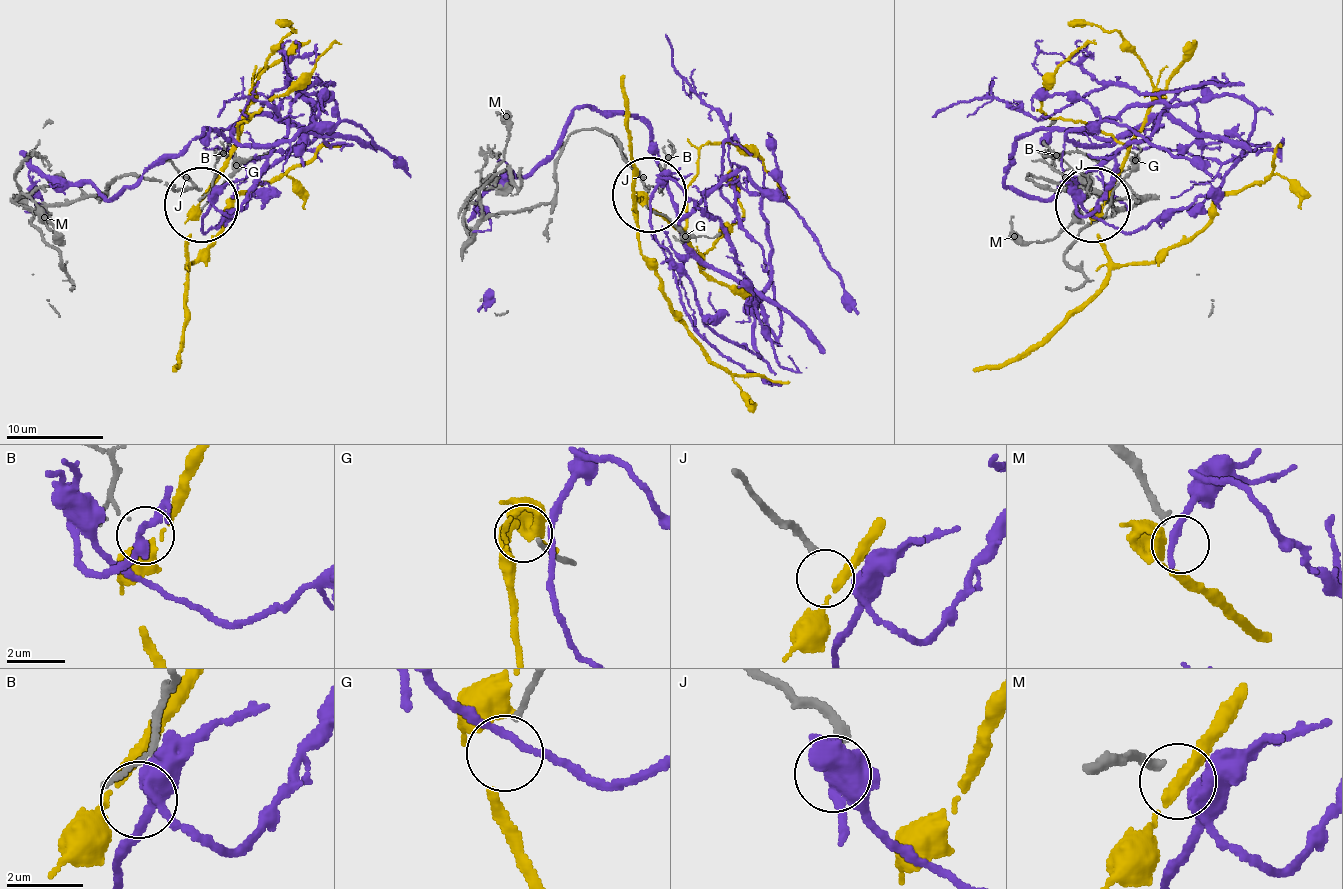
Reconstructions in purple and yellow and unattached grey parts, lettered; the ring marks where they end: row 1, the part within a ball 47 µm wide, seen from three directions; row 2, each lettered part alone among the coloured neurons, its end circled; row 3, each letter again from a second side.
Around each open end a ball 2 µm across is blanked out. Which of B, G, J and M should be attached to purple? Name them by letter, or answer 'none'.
J

